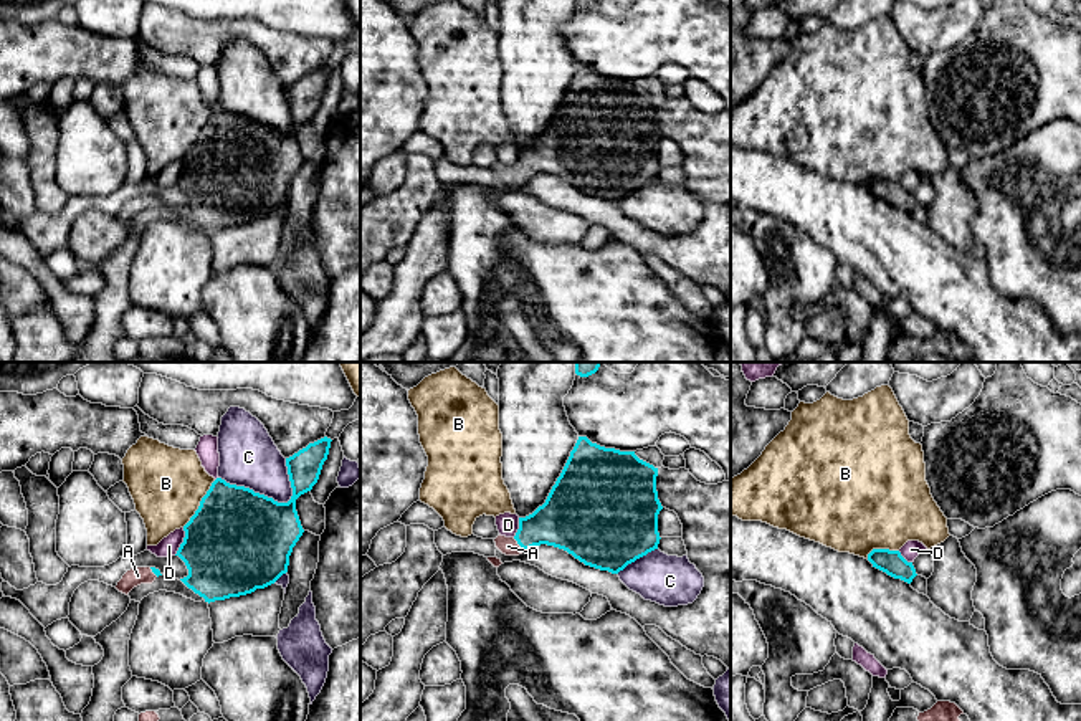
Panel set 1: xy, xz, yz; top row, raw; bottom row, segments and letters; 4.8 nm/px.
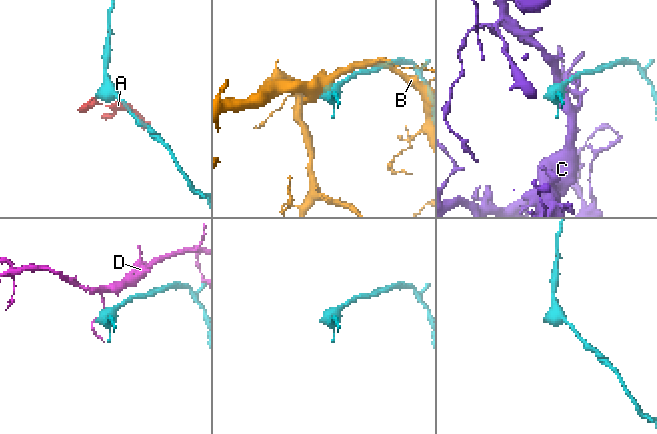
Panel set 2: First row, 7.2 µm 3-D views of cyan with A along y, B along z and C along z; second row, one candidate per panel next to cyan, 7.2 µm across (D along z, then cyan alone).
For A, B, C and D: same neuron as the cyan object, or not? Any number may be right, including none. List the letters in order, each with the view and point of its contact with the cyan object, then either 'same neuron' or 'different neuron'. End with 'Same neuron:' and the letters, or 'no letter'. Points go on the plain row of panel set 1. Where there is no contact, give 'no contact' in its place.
A: contact xz (519, 174); same neuron
B: contact xy (200, 133); different neuron
C: contact xy (257, 123); different neuron
D: contact xy (184, 171); different neuron
Same neuron: A

